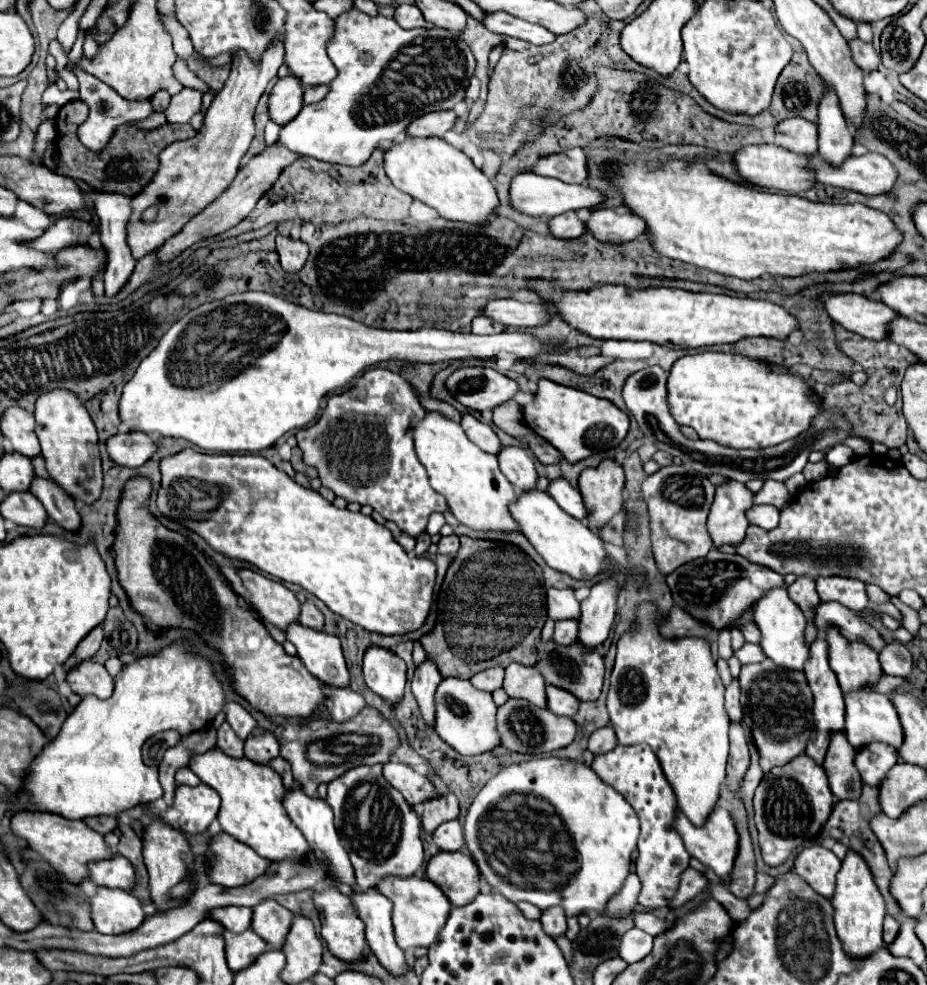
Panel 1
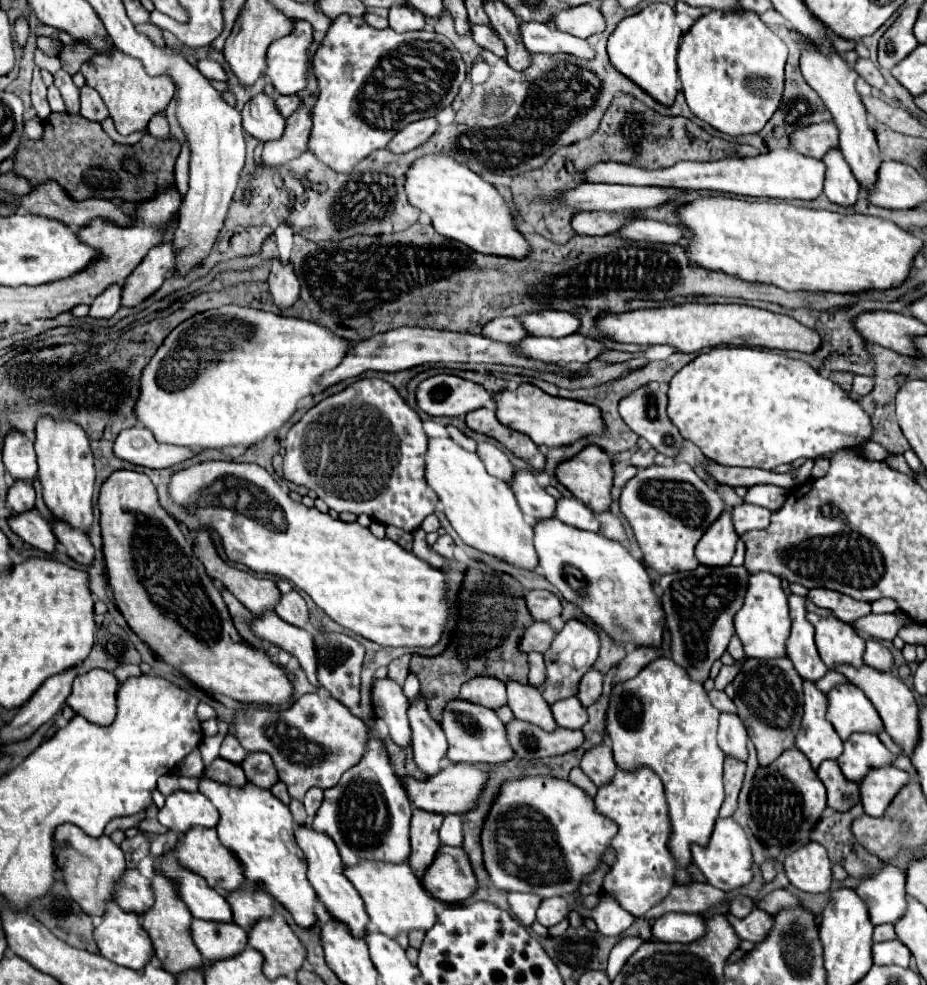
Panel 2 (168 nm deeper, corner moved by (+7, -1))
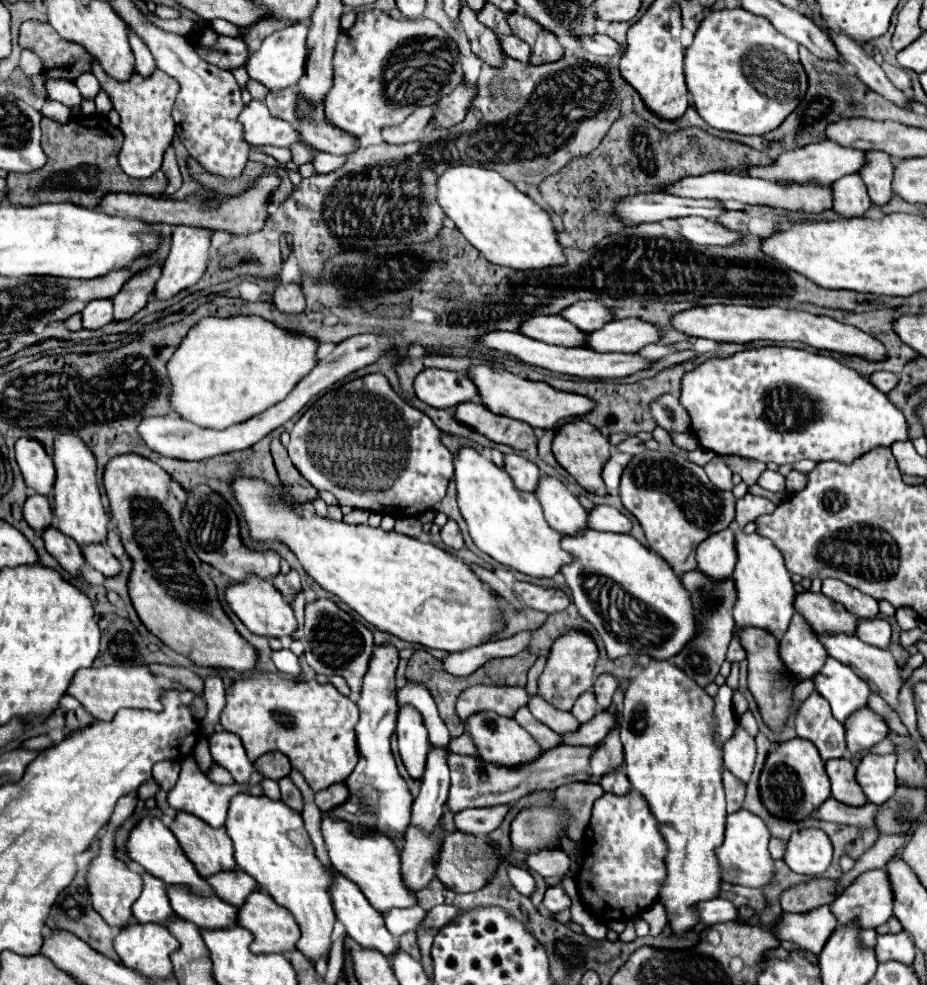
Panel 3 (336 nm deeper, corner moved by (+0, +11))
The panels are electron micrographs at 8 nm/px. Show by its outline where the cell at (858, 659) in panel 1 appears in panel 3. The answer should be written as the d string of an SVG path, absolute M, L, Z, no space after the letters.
M802 592L794 604L796 610L812 624L816 634L836 636L836 634L856 634L858 618L848 612L842 604L826 598L822 592Z

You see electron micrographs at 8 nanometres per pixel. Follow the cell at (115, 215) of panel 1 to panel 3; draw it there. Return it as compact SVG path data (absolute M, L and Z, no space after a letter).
M110 298L104 300L92 300L84 310L82 310L82 326L84 328L102 328L104 324L112 322L114 316L114 304Z

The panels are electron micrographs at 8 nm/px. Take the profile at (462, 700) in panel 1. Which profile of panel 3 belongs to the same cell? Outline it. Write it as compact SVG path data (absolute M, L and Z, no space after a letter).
M476 712L468 716L466 734L470 734L470 738L474 740L476 750L484 762L496 762L500 766L514 766L514 764L532 762L540 754L540 746L536 744L536 740L514 718L506 718L496 712Z

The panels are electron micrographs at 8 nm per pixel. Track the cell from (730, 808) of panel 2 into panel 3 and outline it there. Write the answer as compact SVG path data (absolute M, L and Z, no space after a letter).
M724 770L722 774L724 780L724 790L726 790L726 802L728 802L728 812L736 812L742 808L744 794L746 794L746 784L736 780L736 776L730 770Z

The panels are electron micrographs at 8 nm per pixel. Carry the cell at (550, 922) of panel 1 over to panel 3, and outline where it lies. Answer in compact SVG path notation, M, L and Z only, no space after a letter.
M560 884L558 886L550 886L546 890L546 896L544 896L544 906L552 914L558 914L558 912L570 908L570 896L564 892L564 888Z

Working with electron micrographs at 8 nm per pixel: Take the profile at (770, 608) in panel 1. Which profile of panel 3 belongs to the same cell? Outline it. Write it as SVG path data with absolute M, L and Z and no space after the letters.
M736 530L736 552L738 552L738 562L732 574L738 590L738 600L734 606L736 626L742 630L750 626L762 628L780 638L788 630L796 600L794 582L784 566L780 550L768 538Z

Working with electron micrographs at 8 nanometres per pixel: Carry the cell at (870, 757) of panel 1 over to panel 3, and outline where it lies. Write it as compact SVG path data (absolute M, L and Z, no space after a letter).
M862 708L860 712L854 712L844 722L846 728L846 742L848 742L848 754L856 758L862 750L872 748L874 744L882 742L888 736L886 722L874 714L870 708Z

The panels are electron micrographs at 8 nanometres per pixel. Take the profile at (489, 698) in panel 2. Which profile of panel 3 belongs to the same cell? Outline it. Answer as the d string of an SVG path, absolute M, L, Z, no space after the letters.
M476 684L472 688L466 688L456 704L456 712L460 720L466 720L472 712L482 710L494 710L502 716L514 716L514 712L524 706L528 700L528 694L524 688L518 686L486 686Z

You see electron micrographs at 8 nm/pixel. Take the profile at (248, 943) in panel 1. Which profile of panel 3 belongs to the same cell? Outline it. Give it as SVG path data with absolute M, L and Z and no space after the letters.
M168 888L168 898L174 912L200 926L202 930L226 930L238 926L238 910L218 896L192 896L186 888Z

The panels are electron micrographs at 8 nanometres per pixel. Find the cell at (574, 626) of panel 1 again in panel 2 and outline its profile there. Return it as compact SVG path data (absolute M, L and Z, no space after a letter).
M533 622L521 634L519 648L525 654L529 654L529 652L541 652L543 654L545 648L549 648L553 636L555 636L555 630L549 624L545 624L545 622Z

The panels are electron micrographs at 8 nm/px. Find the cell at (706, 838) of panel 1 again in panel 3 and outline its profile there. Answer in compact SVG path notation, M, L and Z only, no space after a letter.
M738 810L734 814L728 814L726 836L722 846L716 850L720 870L722 870L722 880L730 884L750 886L750 888L766 886L774 876L774 860L768 852L768 840L770 840L768 828L756 814L748 810Z

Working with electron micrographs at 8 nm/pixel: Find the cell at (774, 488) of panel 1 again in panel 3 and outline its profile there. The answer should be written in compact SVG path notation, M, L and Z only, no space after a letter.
M772 470L762 472L762 476L758 478L758 484L770 492L784 492L786 490L786 478L780 472L772 472Z

